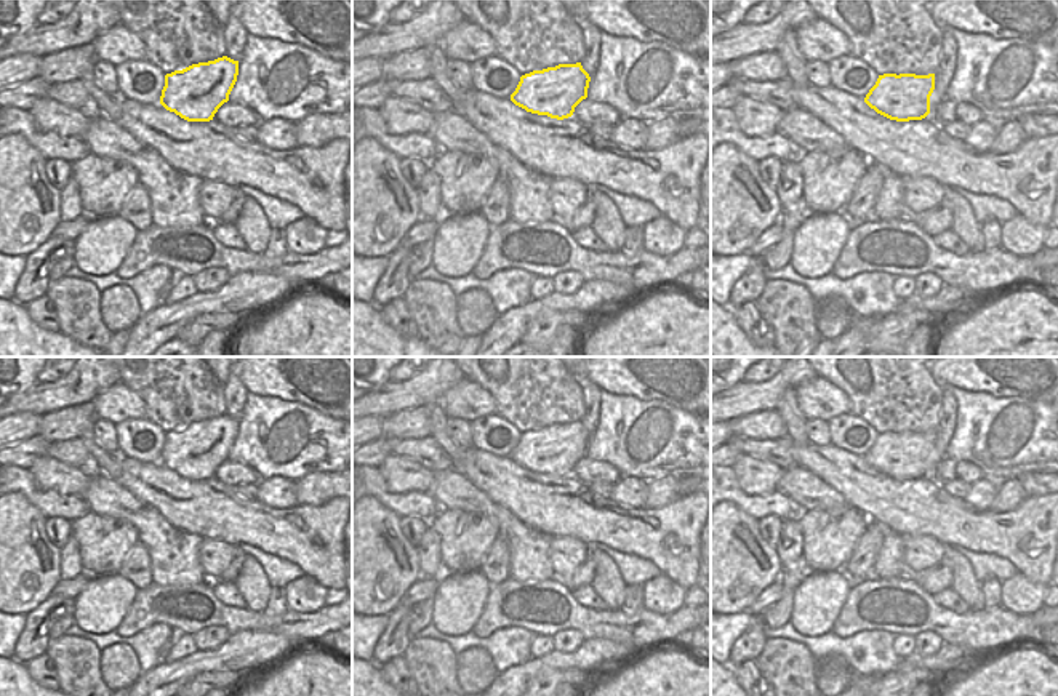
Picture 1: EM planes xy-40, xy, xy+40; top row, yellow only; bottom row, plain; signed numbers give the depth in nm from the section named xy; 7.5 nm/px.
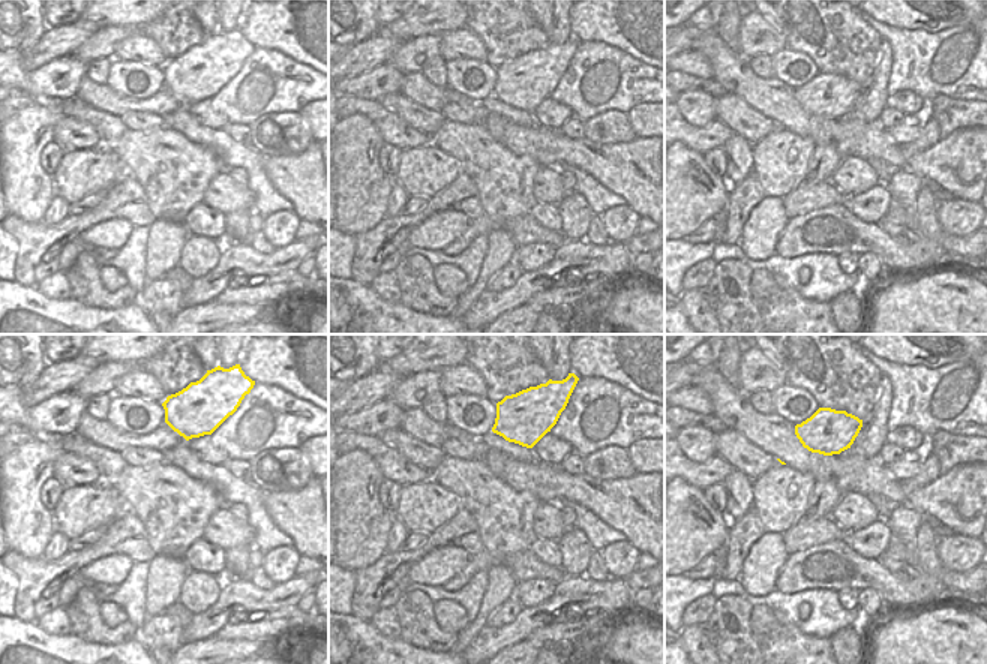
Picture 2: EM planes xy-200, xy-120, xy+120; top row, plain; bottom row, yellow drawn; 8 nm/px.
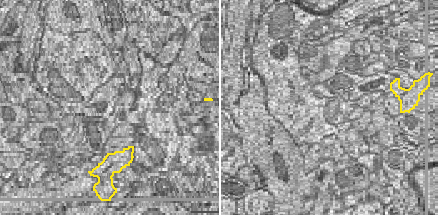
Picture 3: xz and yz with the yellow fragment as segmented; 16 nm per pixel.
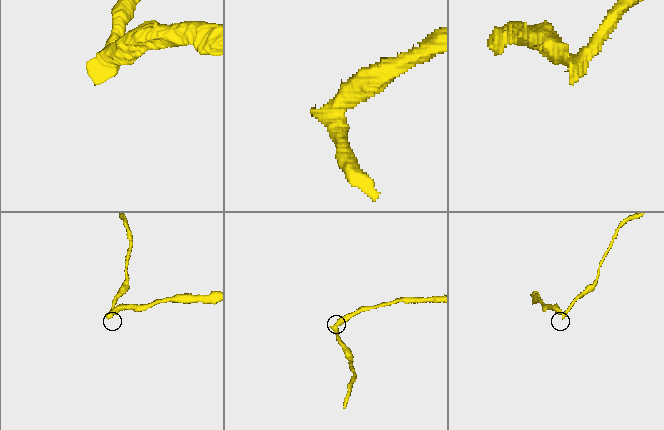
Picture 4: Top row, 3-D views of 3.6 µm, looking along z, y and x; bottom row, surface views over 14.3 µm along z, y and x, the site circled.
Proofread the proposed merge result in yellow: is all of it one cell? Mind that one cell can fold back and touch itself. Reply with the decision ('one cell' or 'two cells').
two cells

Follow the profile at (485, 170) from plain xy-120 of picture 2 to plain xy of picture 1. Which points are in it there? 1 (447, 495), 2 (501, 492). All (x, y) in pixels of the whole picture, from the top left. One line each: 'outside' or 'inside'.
1: inside
2: outside

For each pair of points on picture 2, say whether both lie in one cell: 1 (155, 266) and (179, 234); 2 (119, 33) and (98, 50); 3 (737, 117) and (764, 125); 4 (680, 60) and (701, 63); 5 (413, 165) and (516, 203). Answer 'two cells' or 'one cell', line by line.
1: one cell
2: one cell
3: one cell
4: one cell
5: two cells

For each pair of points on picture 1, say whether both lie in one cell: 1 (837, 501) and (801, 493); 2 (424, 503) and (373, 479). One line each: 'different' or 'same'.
1: same
2: same

